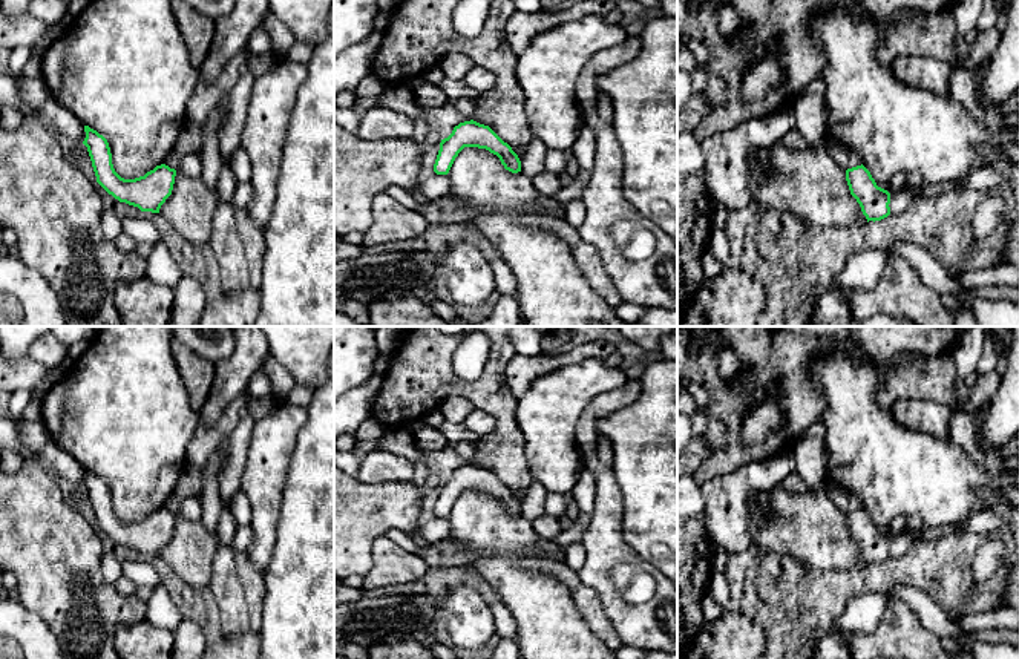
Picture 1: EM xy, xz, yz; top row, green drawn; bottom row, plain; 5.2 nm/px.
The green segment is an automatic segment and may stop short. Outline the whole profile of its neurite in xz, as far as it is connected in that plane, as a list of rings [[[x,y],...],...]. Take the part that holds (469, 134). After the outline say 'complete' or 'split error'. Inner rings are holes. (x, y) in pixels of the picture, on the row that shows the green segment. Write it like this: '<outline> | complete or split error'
[[[473,120],[460,123],[447,138],[441,139],[434,172],[437,175],[447,175],[455,158],[464,147],[486,149],[500,158],[506,170],[512,173],[521,172],[521,161],[512,147],[489,126]]] | complete

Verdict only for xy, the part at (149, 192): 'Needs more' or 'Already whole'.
Already whole

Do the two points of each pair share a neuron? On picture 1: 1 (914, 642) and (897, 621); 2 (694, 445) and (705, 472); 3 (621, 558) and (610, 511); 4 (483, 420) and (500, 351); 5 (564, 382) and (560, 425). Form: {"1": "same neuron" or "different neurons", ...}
{"1": "same neuron", "2": "different neurons", "3": "same neuron", "4": "different neurons", "5": "same neuron"}

